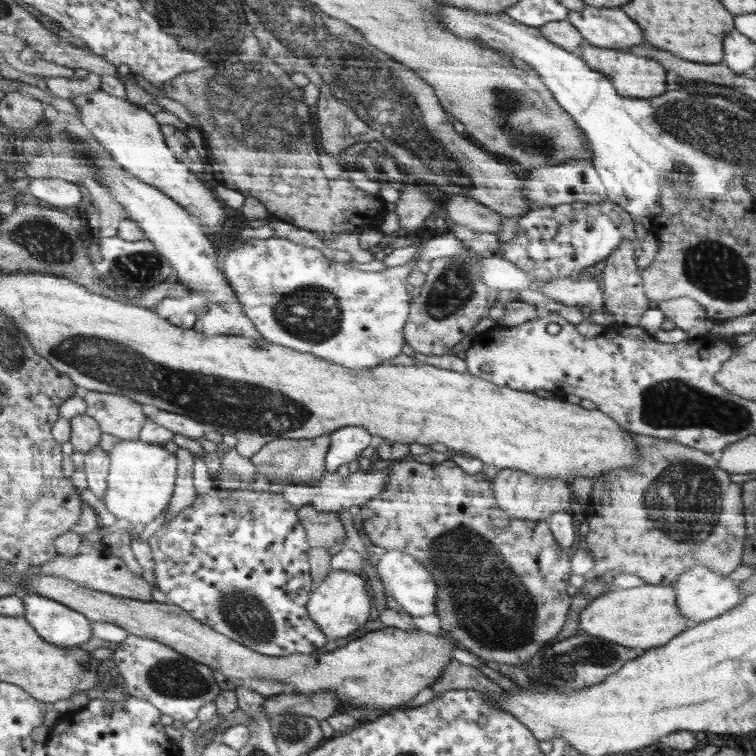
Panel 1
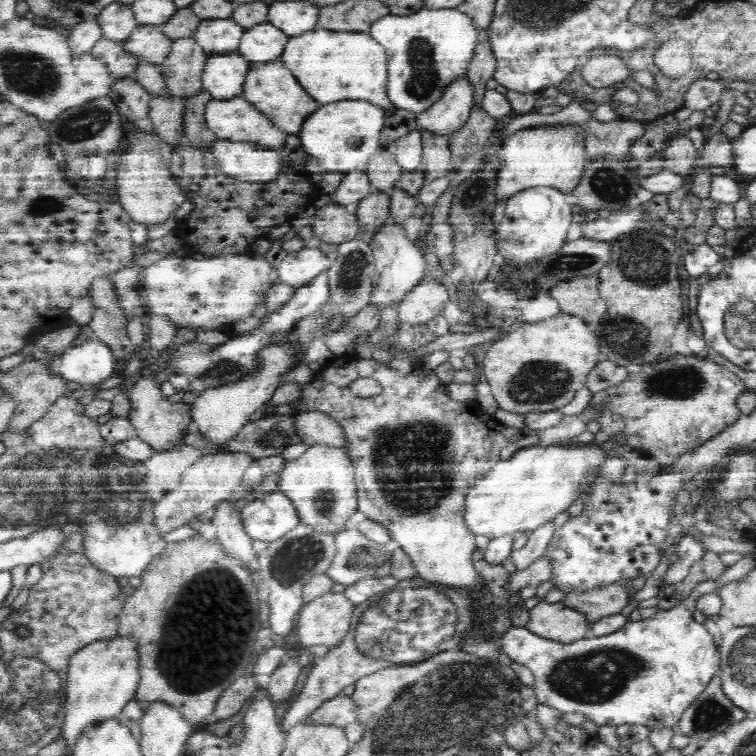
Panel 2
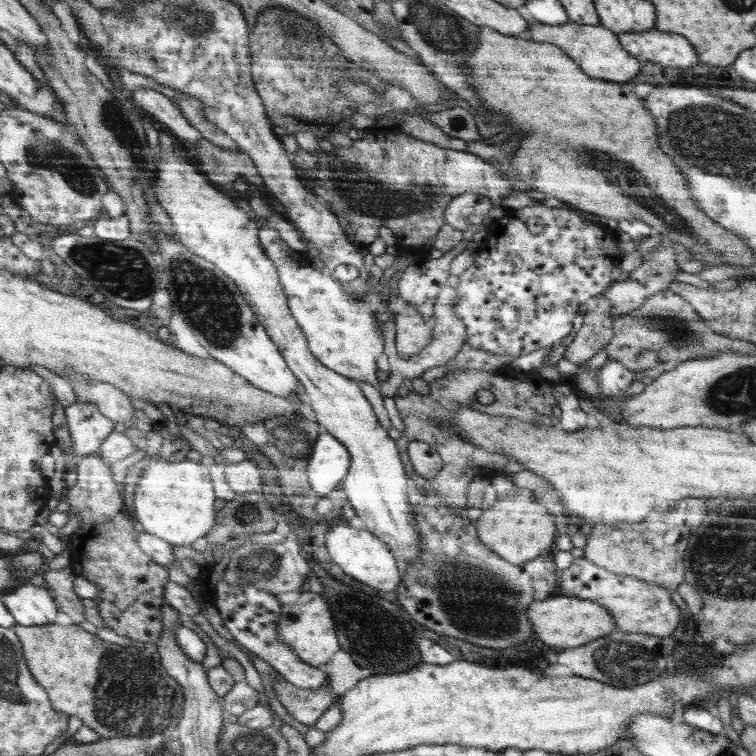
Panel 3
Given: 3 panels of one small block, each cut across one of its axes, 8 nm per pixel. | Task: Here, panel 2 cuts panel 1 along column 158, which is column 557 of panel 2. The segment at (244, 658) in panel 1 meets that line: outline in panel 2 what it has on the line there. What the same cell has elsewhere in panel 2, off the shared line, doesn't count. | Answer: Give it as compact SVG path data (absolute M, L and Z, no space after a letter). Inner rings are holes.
M540 601L530 611L526 627L548 640L574 642L584 637L594 637L587 623L586 614L567 608L562 603L548 604Z

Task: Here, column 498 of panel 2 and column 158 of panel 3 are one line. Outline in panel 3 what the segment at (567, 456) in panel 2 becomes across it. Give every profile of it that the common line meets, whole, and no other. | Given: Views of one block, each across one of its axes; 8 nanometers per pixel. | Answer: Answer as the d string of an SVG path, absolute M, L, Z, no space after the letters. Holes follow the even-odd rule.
M181 460L152 463L144 470L135 485L134 517L140 521L146 533L158 536L174 546L192 545L198 538L206 537L214 526L216 495L208 466L202 461Z

